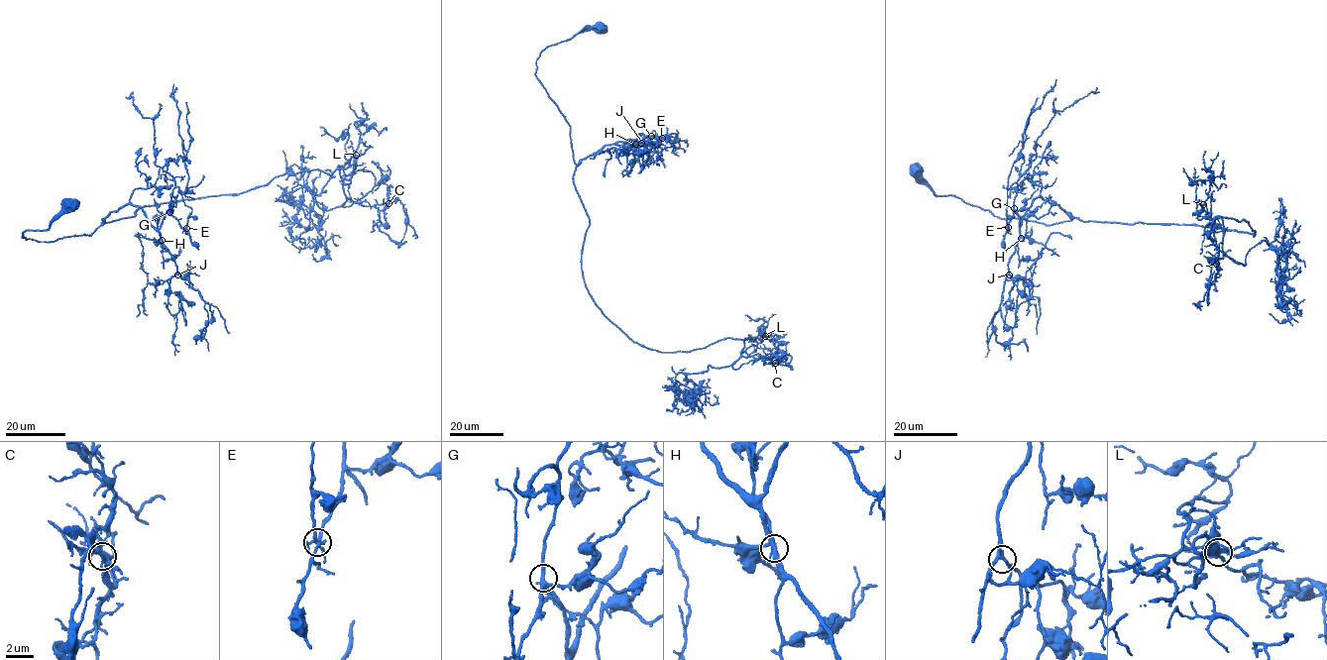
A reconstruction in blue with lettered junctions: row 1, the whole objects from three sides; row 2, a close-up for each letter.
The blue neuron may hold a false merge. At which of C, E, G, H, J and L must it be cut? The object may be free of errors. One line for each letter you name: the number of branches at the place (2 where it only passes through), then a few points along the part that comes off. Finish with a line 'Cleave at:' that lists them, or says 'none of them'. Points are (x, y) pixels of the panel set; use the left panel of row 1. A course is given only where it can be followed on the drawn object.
Cleave at: none of them

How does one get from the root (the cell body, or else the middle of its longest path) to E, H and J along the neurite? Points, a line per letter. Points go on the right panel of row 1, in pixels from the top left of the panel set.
E: (914, 169), (937, 195), (999, 218), (1071, 219), (1040, 197), (1020, 225), (1013, 210), (1008, 227)
H: (914, 169), (937, 195), (954, 195), (999, 218), (1052, 225), (1071, 217), (1037, 197), (1023, 218), (1021, 238)
J: (914, 169), (937, 195), (954, 195), (999, 218), (1052, 225), (1071, 217), (1040, 197), (1033, 200), (1009, 274)

